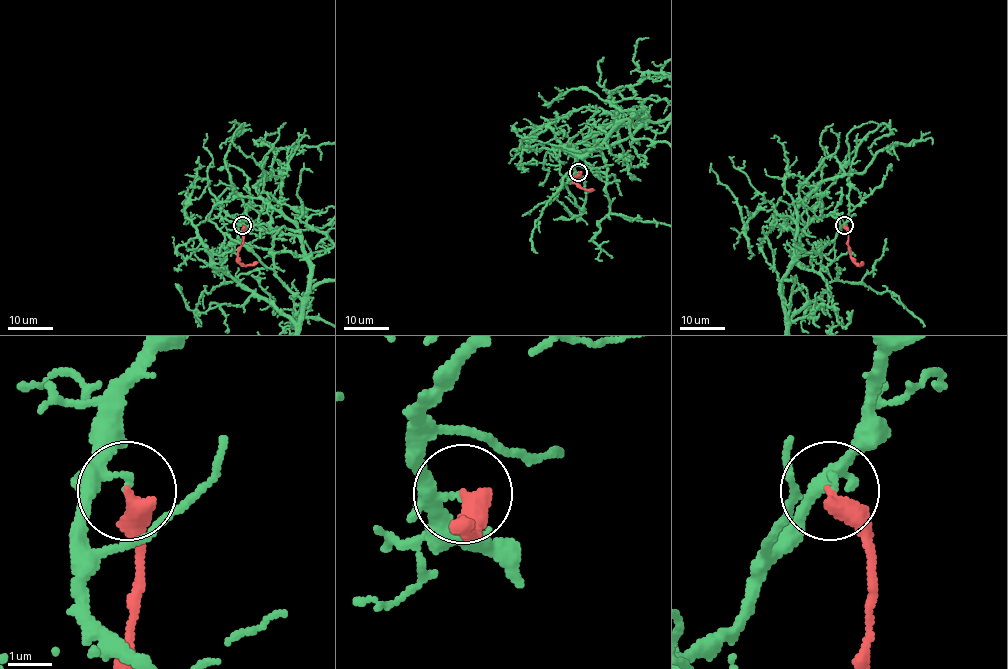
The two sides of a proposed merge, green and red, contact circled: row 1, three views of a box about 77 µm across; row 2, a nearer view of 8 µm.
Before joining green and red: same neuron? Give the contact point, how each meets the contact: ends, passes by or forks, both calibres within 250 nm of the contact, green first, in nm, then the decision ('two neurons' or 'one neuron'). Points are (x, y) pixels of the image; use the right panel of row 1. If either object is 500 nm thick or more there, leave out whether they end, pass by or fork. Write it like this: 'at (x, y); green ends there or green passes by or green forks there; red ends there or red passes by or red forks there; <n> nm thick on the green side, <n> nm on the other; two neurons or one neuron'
at (844, 225); green ends there; red ends there; 150 nm thick on the green side, 440 nm on the other; two neurons

